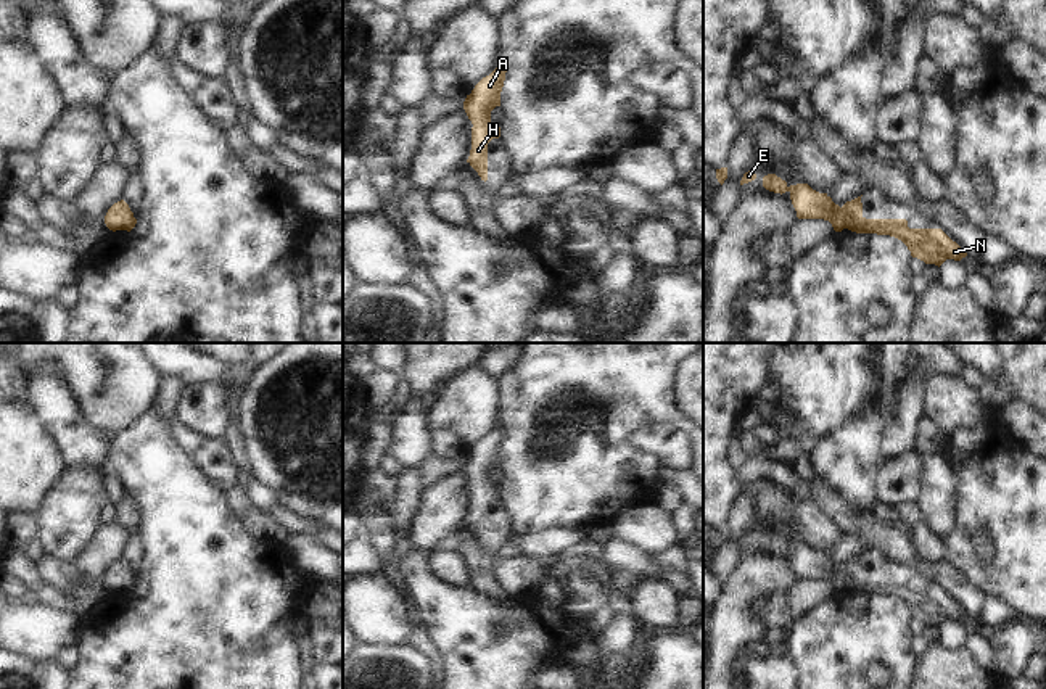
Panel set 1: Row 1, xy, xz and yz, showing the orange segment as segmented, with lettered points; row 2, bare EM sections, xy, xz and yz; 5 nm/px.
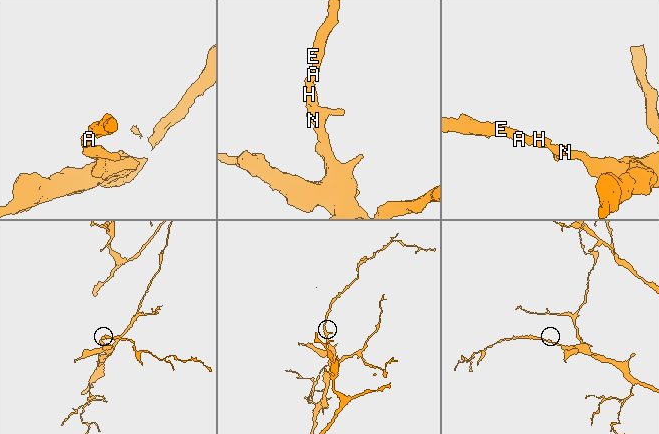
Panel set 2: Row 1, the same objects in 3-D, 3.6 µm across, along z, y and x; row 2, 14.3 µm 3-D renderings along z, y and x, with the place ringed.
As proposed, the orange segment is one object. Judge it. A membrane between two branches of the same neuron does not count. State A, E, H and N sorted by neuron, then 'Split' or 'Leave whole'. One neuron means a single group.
Groups: A E H N. Leave whole.

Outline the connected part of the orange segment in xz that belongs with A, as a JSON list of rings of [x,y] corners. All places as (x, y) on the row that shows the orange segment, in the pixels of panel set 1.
[[[505,61],[483,77],[463,101],[463,109],[472,121],[472,150],[467,163],[488,180],[488,143],[500,137],[500,127],[491,121],[491,111],[500,106],[500,92],[505,80]]]

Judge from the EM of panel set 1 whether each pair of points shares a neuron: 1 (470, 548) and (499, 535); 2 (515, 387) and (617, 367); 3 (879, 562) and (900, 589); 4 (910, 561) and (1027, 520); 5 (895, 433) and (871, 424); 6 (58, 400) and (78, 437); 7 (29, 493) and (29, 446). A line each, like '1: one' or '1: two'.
1: two
2: one
3: one
4: two
5: two
6: one
7: one

